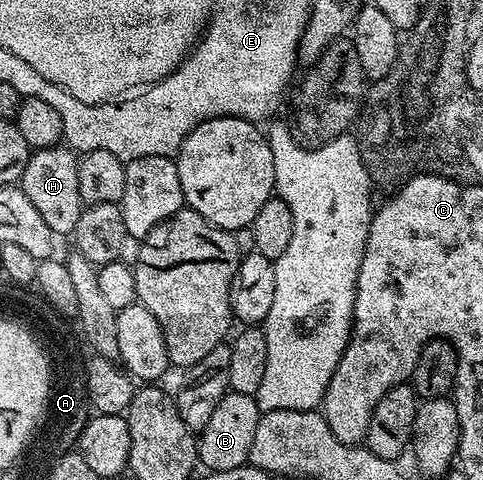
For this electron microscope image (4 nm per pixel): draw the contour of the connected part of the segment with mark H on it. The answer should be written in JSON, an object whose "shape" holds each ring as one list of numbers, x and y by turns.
{"shape":[[69,146,36,149,30,155,19,181,23,194,31,198,35,210,39,210,43,222,47,222,47,226,51,226,55,234,61,234,61,232,71,234,75,226,79,226,83,205,79,194,78,159,78,153]]}

